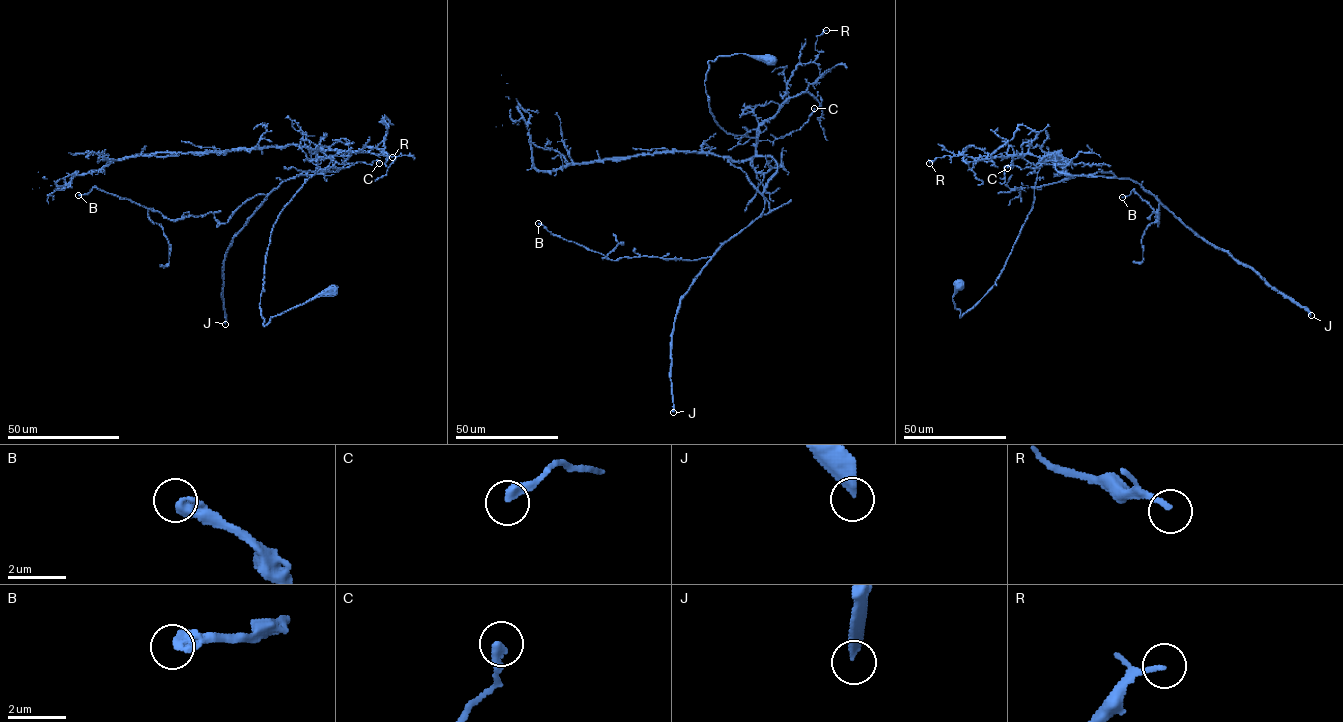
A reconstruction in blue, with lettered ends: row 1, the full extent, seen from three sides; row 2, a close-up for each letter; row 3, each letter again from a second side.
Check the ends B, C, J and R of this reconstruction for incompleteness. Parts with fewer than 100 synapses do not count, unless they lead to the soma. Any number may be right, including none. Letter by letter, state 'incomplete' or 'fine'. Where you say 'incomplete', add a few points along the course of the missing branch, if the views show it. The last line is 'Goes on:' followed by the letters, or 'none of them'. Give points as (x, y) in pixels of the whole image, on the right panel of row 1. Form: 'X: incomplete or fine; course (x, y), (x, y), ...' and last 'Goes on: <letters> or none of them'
B: fine
C: fine
J: incomplete
R: fine
Goes on: J

